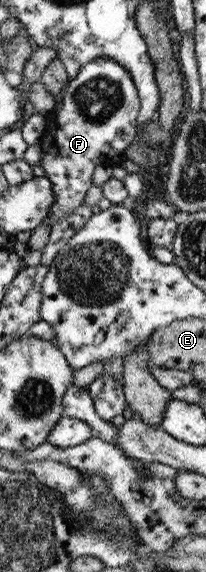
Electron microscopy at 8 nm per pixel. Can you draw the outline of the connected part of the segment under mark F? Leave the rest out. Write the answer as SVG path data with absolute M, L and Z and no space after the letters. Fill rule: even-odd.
M99 56L83 64L73 80L69 80L61 102L52 112L55 125L47 131L41 142L41 160L45 178L51 182L55 202L49 206L49 216L43 223L61 219L73 213L84 202L87 189L91 187L95 166L119 165L123 152L137 137L137 111L139 97L129 73L117 61Z

